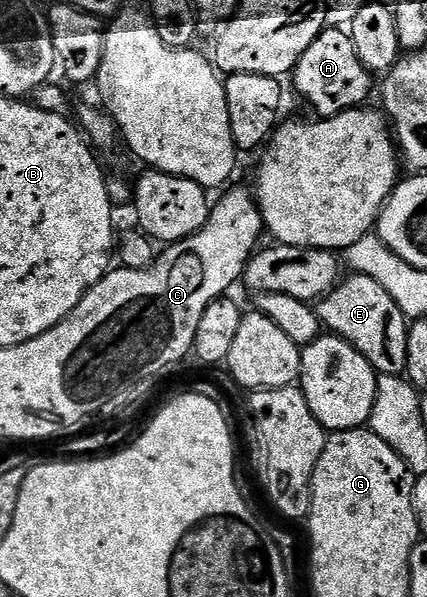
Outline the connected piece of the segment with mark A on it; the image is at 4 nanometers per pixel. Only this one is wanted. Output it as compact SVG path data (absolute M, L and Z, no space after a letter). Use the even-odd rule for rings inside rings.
M329 26L319 37L312 42L310 49L302 53L302 57L296 62L294 72L296 78L296 91L317 111L317 116L331 117L341 115L344 111L354 111L365 106L368 94L372 91L373 72L365 69L362 61L358 61L358 49L354 49L354 41L347 30Z

